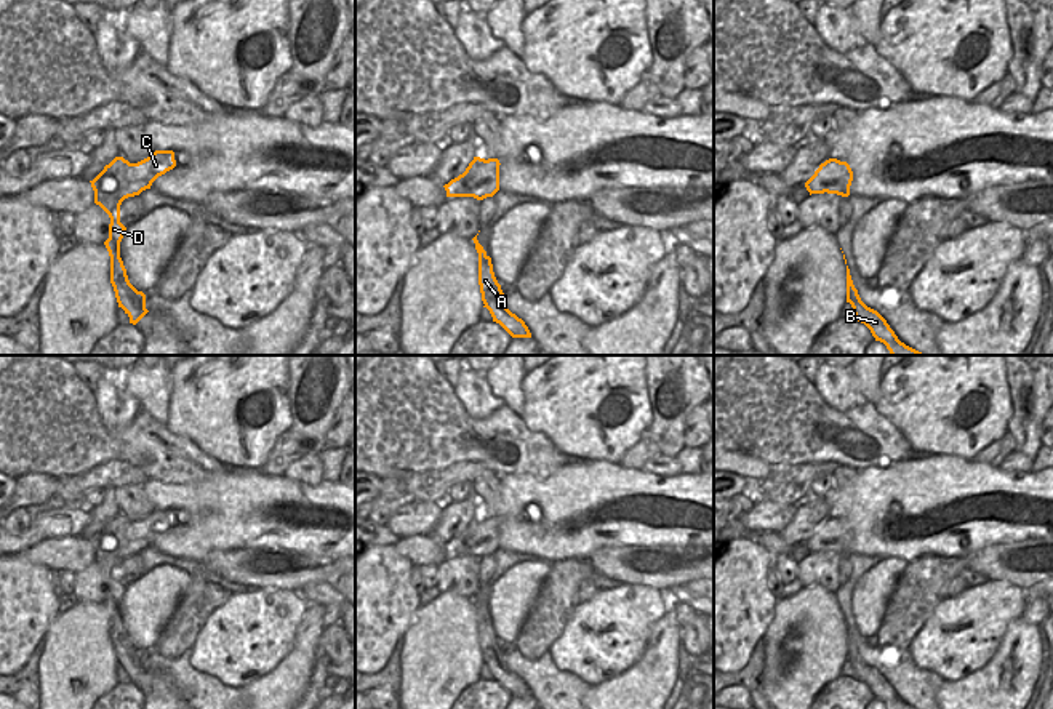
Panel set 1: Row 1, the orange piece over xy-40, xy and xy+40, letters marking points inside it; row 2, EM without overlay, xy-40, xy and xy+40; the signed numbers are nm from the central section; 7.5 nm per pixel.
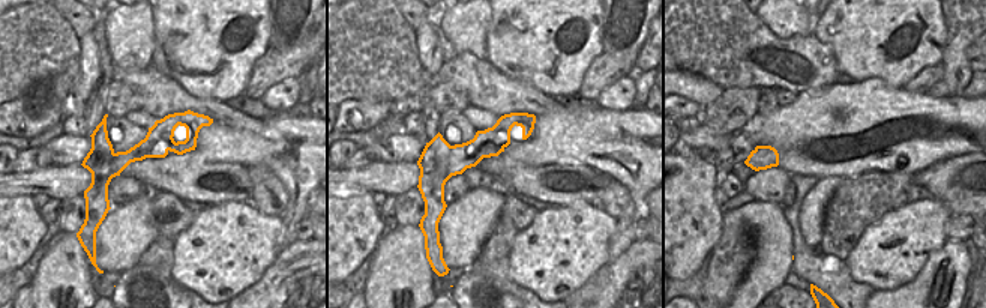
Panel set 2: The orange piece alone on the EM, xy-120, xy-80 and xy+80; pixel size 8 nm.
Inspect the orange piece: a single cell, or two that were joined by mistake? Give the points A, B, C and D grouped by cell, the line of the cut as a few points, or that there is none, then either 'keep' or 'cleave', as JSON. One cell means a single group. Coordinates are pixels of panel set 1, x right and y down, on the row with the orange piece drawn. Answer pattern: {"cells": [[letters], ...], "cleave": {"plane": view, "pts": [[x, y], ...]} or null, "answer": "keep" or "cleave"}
{"cells": [["A", "B", "D"], ["C"]], "cleave": {"plane": "xy-40", "pts": [[130, 164], [125, 175], [109, 186], [109, 196], [119, 207]]}, "answer": "cleave"}

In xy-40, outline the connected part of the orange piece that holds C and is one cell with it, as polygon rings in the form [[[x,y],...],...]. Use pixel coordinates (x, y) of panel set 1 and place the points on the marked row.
[[[155,150],[147,158],[130,163],[126,174],[122,181],[112,181],[109,195],[120,206],[128,197],[139,195],[142,190],[150,189],[152,182],[176,166],[173,150]]]

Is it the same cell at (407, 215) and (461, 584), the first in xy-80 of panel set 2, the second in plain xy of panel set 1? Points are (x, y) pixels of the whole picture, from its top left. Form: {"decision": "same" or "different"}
{"decision": "same"}

